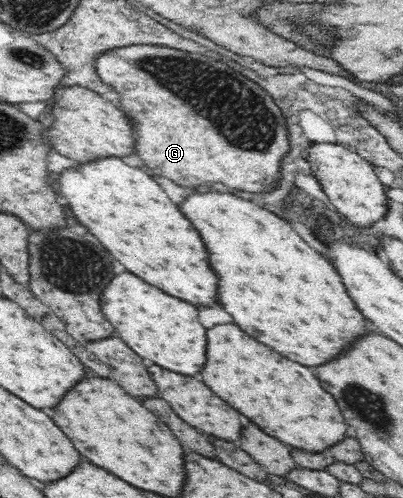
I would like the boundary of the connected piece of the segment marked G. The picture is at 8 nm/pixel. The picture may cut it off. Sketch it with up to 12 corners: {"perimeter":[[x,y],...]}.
{"perimeter":[[207,55],[97,59],[137,156],[192,191],[269,194],[271,93]]}

